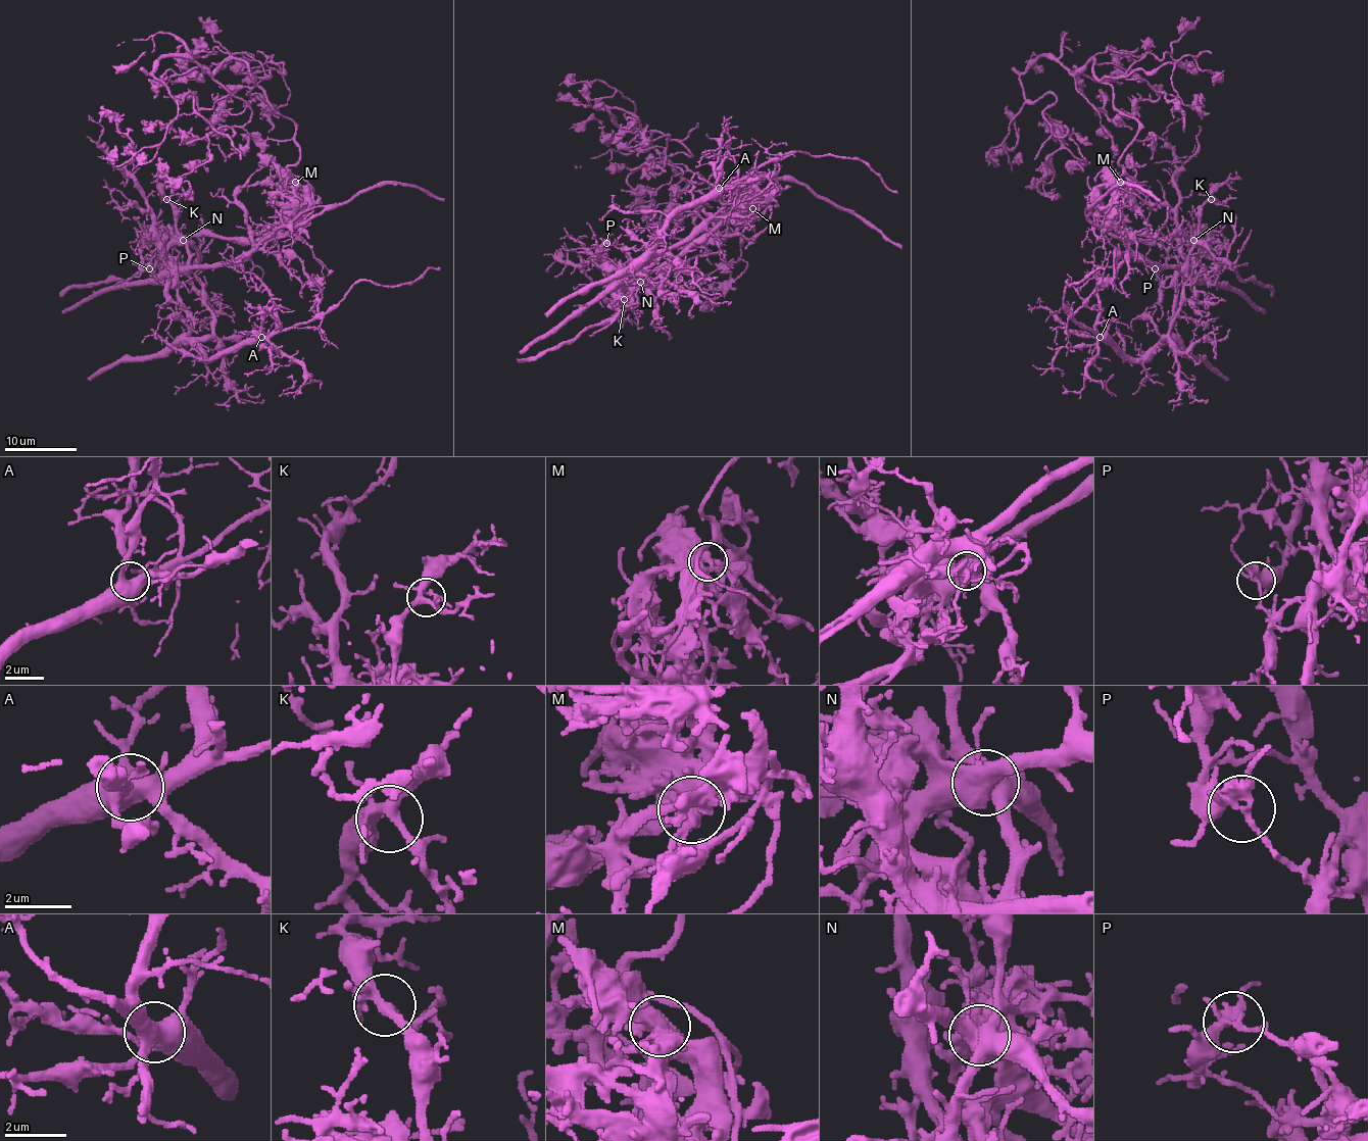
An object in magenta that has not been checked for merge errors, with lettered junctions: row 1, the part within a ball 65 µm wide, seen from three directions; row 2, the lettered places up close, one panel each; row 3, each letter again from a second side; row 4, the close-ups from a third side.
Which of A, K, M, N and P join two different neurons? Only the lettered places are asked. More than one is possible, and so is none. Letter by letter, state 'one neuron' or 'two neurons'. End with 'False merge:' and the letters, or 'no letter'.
A: one neuron
K: one neuron
M: two neurons
N: two neurons
P: two neurons
False merge: M, N, P

